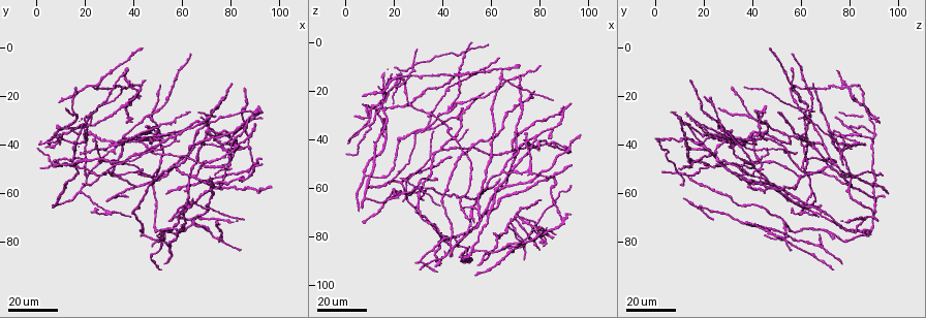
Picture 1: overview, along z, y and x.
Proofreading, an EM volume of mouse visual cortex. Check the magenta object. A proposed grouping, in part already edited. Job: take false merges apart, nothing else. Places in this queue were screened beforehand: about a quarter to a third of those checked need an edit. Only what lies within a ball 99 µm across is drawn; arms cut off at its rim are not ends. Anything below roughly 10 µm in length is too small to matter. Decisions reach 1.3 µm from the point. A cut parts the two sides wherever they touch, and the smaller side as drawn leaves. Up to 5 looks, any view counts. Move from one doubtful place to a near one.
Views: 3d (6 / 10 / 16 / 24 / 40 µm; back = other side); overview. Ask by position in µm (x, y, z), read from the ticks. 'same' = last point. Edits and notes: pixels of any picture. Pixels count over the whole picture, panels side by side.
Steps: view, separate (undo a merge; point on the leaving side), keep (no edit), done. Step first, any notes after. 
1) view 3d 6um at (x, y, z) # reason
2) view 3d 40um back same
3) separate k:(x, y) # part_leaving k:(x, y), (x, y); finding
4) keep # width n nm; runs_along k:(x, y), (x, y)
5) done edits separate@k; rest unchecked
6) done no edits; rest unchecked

view 3d 16um at (77, 56, 42)

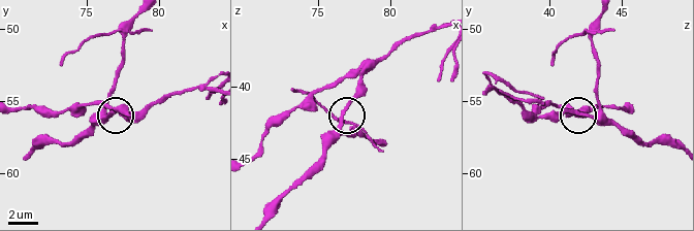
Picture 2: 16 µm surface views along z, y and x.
view 3d 6um at (76.2, 56.2, 43.2)

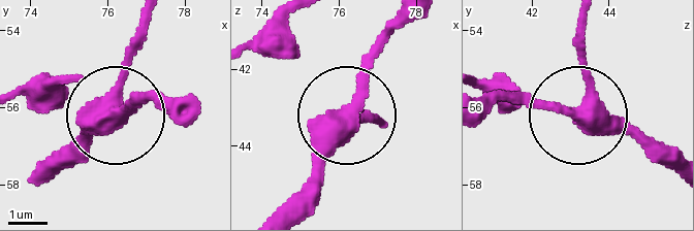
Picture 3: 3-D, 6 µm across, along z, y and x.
keep # arms 4; runs_along 3:(150, 17), (117, 111), (180, 95); all the same neuron

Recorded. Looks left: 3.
view 3d 24um at (40, 37, 44) # side arm on a straight run

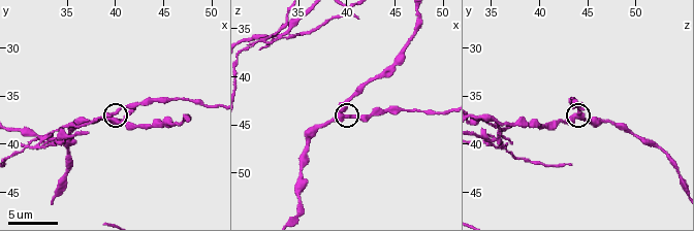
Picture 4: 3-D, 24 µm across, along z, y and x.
view 3d 10um at (39.2, 37.2, 44.2)

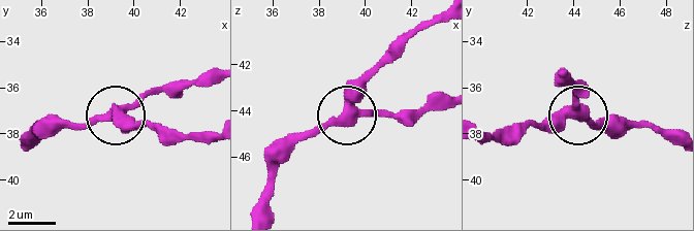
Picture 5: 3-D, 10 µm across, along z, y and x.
keep # width 420 nm; continuous, no second neuron

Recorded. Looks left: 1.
done no edits; rest unchecked

